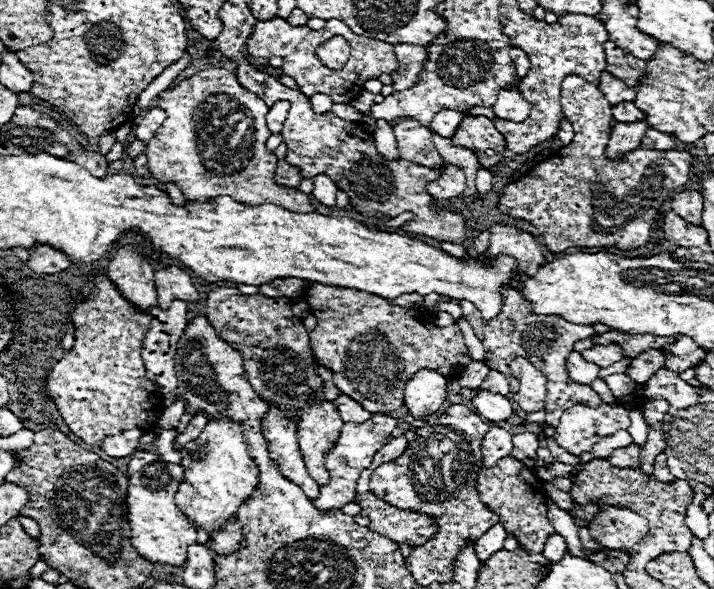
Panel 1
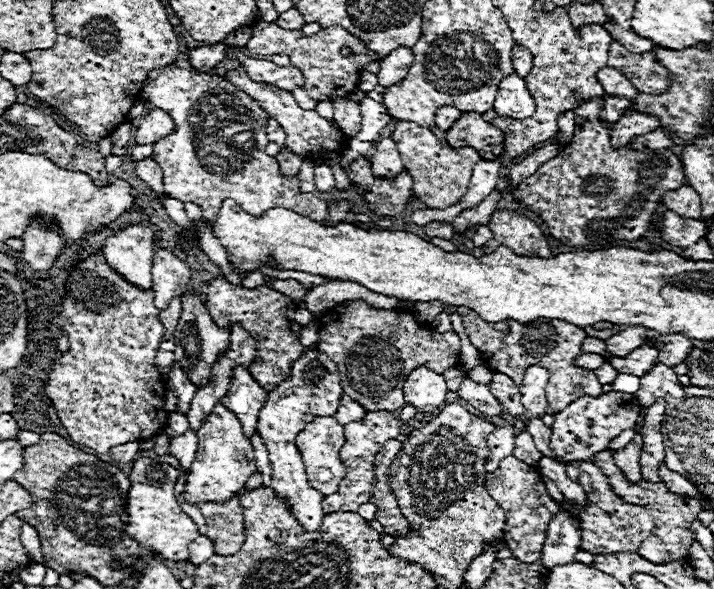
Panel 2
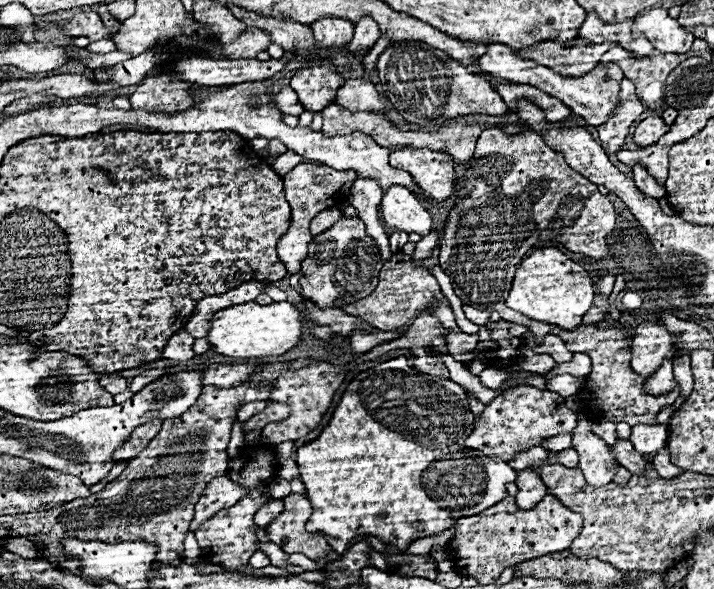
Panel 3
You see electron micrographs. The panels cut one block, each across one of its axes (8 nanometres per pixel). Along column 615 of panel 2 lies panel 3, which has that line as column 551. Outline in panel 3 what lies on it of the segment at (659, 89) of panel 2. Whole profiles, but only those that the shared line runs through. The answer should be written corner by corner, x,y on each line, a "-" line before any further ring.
544,42
540,46
532,46
532,48
528,46
518,52
520,56
528,56
530,60
536,60
538,64
550,66
562,76
582,76
584,72
590,72
600,62
604,52
616,46
618,46
616,42
600,42
600,44
572,46
562,50
558,42

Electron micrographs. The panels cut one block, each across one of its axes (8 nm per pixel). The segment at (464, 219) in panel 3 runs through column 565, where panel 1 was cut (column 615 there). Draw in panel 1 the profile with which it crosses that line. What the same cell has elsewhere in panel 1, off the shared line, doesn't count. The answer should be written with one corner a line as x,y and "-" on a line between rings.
566,76
561,104
564,117
576,132
572,144
538,162
522,180
510,184
498,200
500,212
536,226
552,252
564,252
572,246
614,246
620,250
644,246
662,202
688,182
692,156
678,150
632,150
614,162
604,154
612,120
604,94
580,76

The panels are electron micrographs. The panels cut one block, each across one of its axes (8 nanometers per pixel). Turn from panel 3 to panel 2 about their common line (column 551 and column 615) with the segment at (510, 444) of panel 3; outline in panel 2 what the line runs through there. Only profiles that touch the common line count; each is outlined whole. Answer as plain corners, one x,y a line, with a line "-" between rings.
608,392
600,394
598,398
582,396
554,416
556,420
552,424
550,450
554,452
554,458
562,462
592,462
598,452
608,448
612,438
638,424
640,412
642,406
638,404
638,398
634,394

